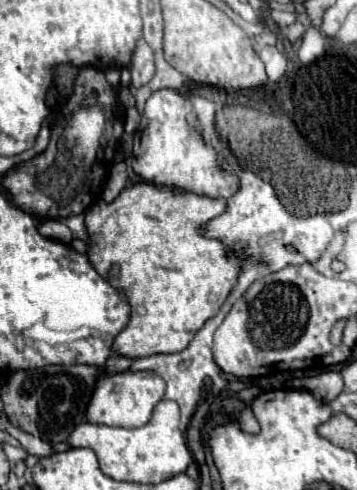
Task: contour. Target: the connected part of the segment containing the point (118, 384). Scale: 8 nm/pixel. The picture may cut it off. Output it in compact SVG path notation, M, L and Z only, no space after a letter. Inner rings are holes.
M122 371L122 373L100 373L90 405L86 409L86 419L100 425L118 425L118 427L142 427L154 405L164 399L166 381L150 371Z

